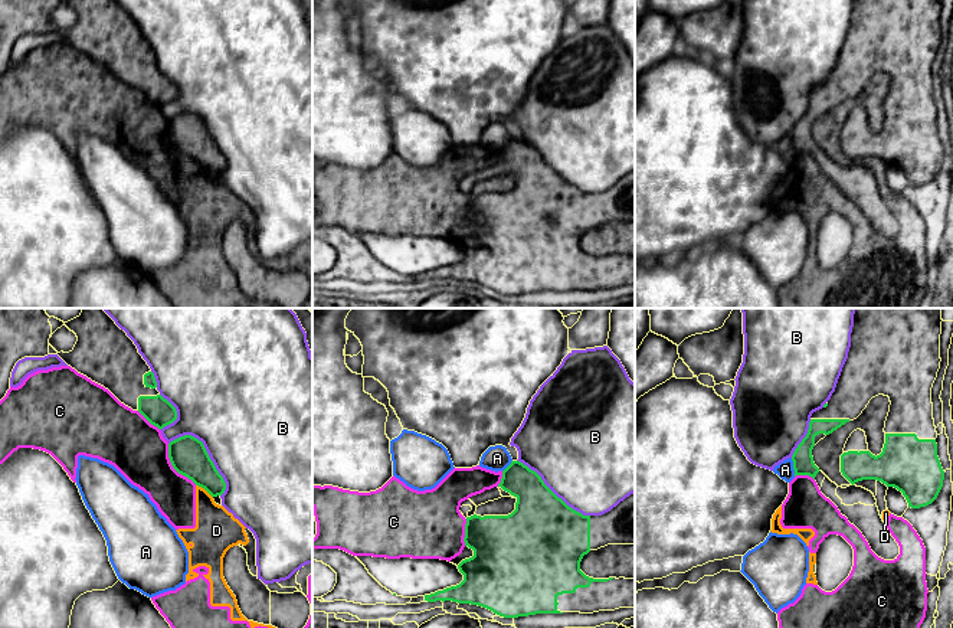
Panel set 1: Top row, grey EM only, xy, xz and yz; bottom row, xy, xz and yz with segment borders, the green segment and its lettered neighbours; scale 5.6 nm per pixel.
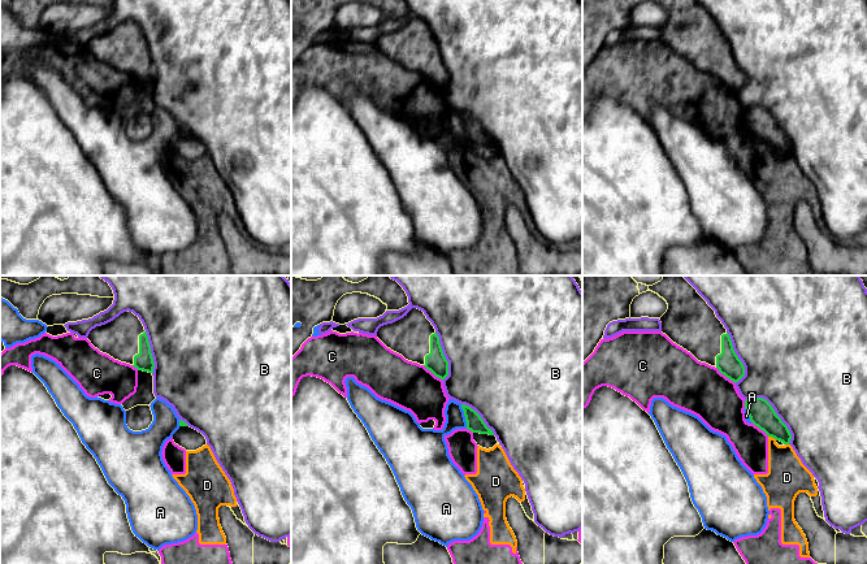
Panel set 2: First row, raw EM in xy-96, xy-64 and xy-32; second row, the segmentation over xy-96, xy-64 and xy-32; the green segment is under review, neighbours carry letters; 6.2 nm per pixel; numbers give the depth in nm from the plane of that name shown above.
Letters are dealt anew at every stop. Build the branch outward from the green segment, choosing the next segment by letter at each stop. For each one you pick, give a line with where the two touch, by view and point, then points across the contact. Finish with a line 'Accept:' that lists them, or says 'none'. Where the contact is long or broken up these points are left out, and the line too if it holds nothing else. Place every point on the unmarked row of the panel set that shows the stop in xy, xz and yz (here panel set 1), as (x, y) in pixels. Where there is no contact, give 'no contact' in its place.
Accept: none

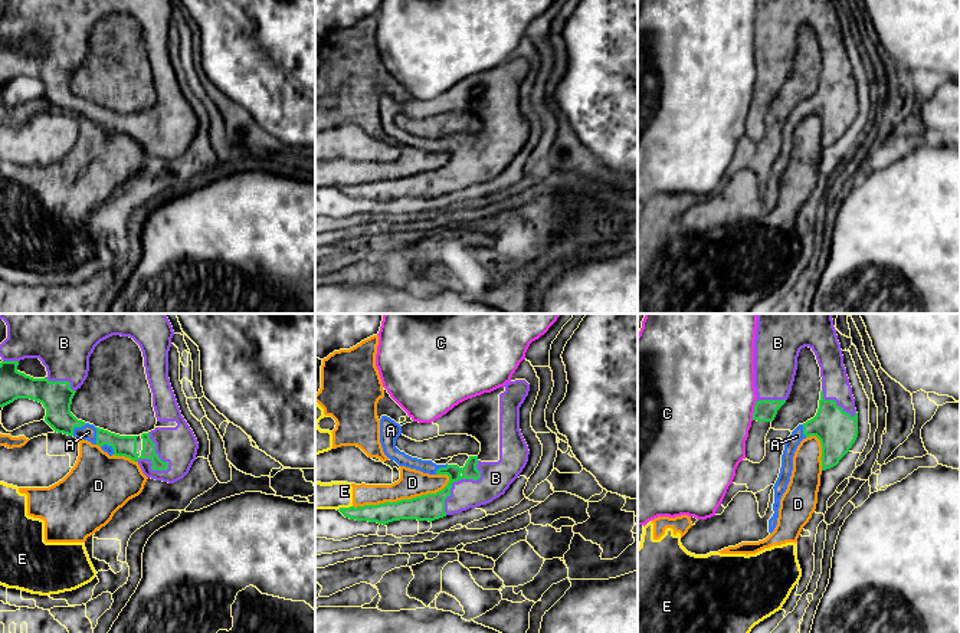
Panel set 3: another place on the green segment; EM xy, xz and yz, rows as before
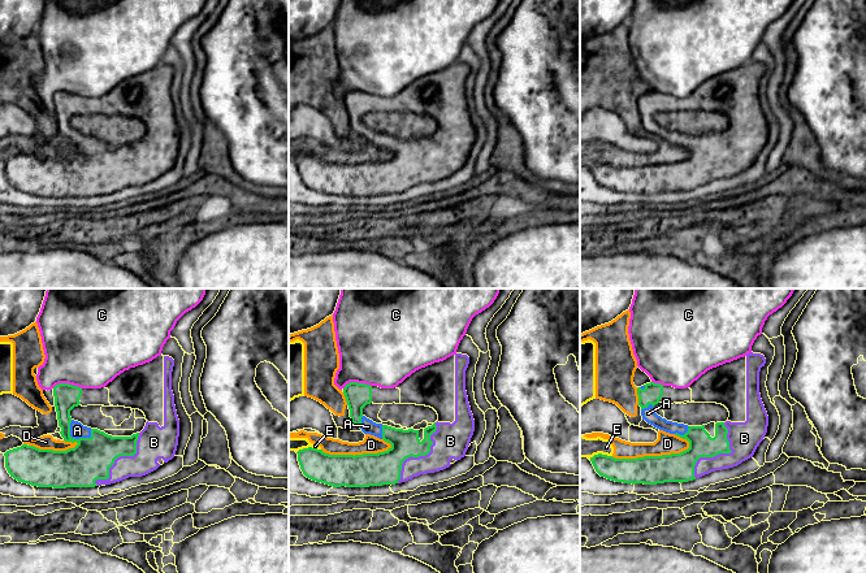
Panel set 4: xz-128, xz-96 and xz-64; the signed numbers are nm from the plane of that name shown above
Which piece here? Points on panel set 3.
A: xy (77, 104) | across xy (56, 75), (58, 87), (77, 104), (88, 110)
B: xy (154, 130)
Accept: A, B

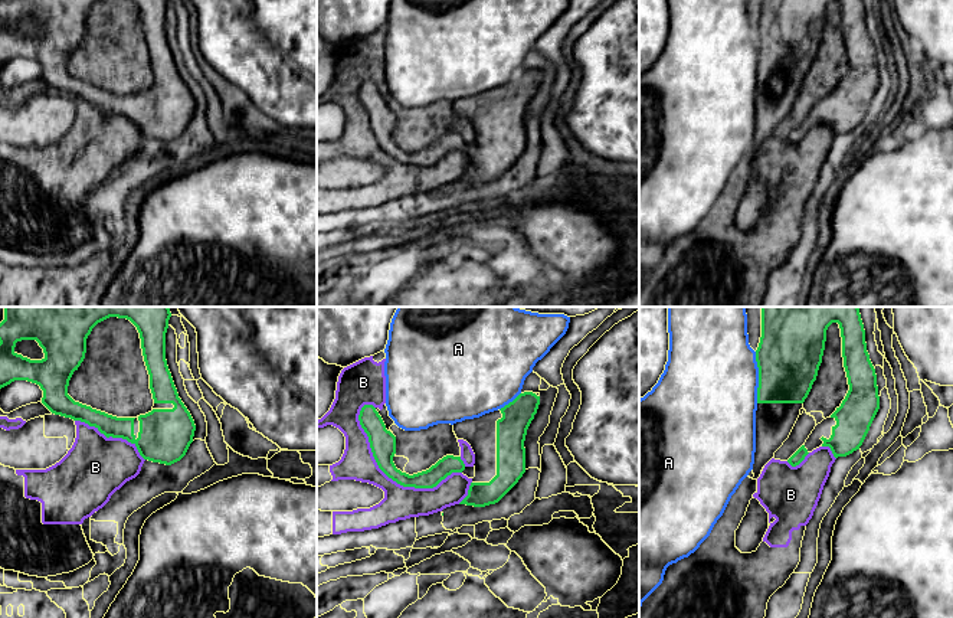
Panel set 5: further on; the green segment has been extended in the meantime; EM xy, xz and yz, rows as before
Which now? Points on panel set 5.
Accept: none

